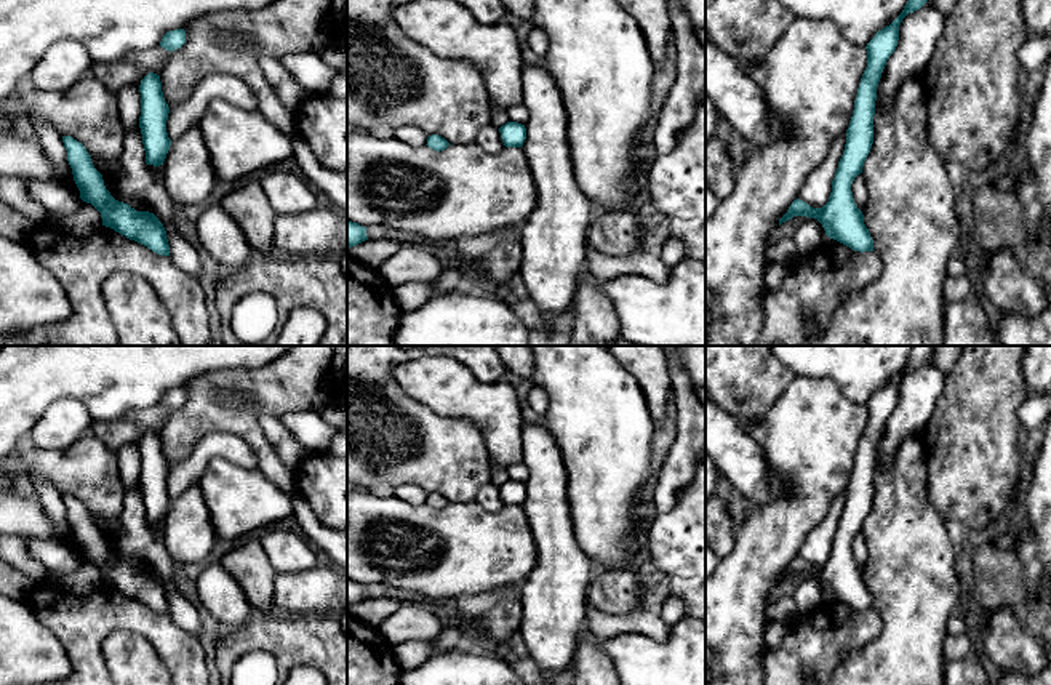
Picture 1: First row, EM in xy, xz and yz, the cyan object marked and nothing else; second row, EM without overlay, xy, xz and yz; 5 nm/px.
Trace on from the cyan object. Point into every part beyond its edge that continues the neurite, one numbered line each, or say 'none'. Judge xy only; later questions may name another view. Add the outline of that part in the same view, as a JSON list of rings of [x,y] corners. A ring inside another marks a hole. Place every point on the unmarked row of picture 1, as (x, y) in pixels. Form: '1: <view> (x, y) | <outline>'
none

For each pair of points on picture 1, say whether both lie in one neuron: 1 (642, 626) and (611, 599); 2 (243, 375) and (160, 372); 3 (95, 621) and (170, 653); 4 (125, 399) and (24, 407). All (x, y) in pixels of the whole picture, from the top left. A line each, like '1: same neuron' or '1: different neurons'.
1: different neurons
2: different neurons
3: same neuron
4: same neuron

